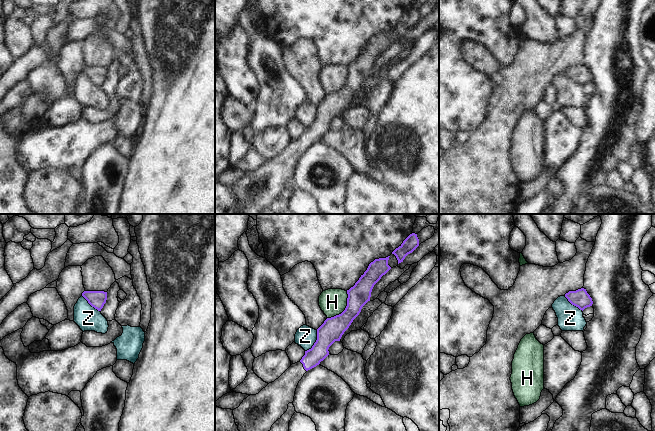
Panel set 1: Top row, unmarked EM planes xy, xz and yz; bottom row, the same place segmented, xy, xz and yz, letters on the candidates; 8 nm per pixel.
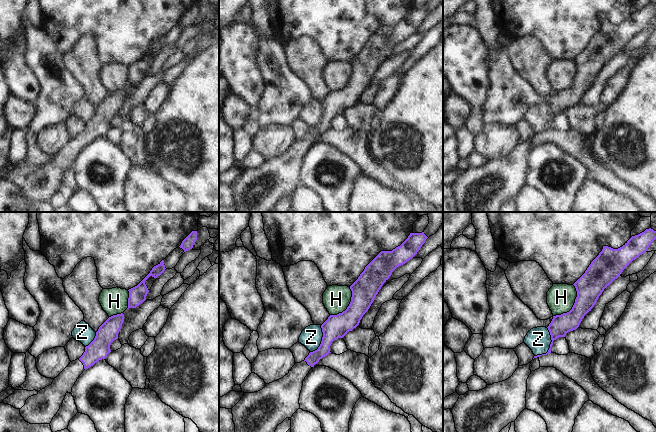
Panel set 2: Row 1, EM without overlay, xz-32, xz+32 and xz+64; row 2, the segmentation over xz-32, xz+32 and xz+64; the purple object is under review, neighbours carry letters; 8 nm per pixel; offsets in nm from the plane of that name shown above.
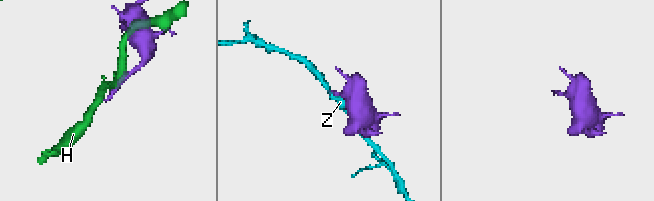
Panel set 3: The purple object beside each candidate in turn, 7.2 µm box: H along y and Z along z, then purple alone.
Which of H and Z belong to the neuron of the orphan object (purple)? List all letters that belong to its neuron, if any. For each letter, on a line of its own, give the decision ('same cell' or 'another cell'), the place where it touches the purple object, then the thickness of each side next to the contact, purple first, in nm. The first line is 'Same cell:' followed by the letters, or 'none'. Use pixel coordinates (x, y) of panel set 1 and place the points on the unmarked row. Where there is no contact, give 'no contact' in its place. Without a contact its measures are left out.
Same cell: none
H: another cell | xz (345, 85) | 180/220 nm
Z: another cell | xz (315, 118) | 180/160 nm

